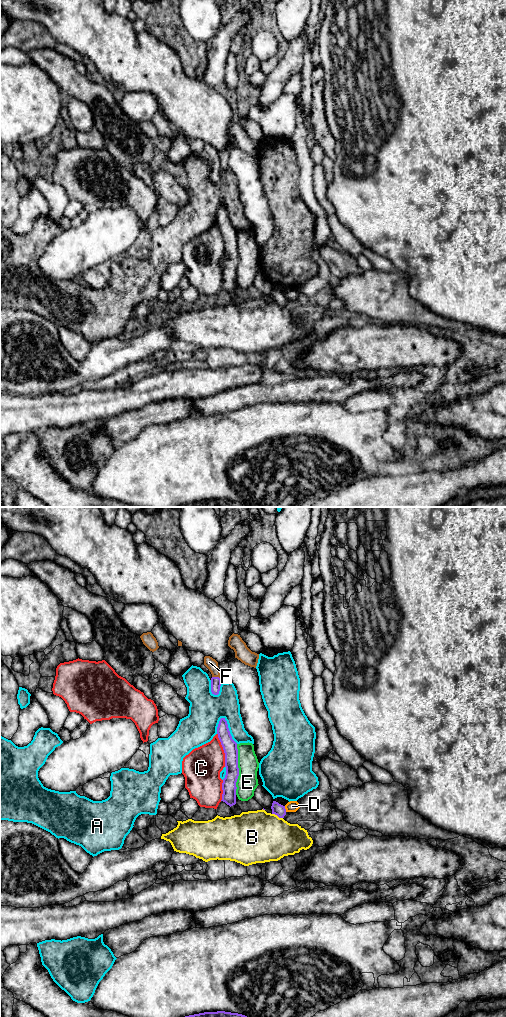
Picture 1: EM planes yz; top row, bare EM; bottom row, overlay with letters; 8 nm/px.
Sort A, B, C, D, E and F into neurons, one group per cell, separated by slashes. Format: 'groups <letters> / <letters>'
groups A / B / C / D / E / F

